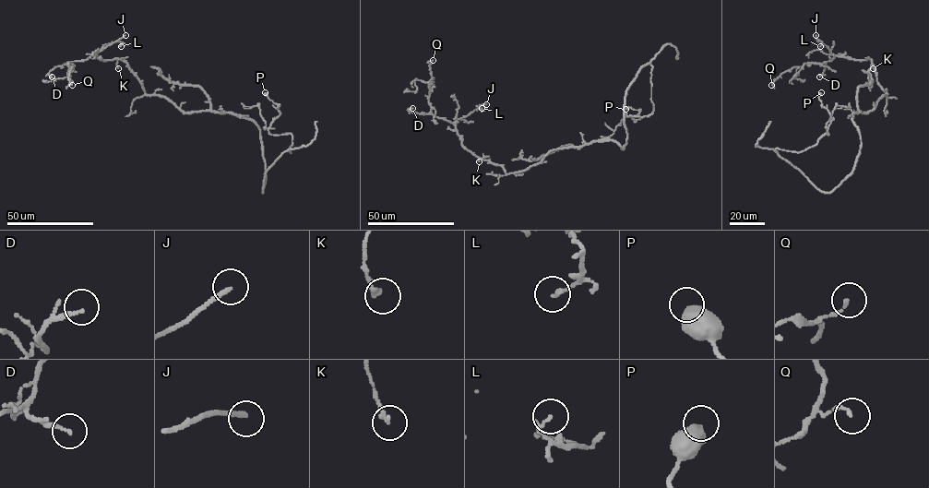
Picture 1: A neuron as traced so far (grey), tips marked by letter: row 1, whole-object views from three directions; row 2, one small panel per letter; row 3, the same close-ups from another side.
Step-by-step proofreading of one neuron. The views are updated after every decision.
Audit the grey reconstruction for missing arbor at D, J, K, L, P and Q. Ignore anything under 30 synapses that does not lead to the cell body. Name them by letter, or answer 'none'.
none

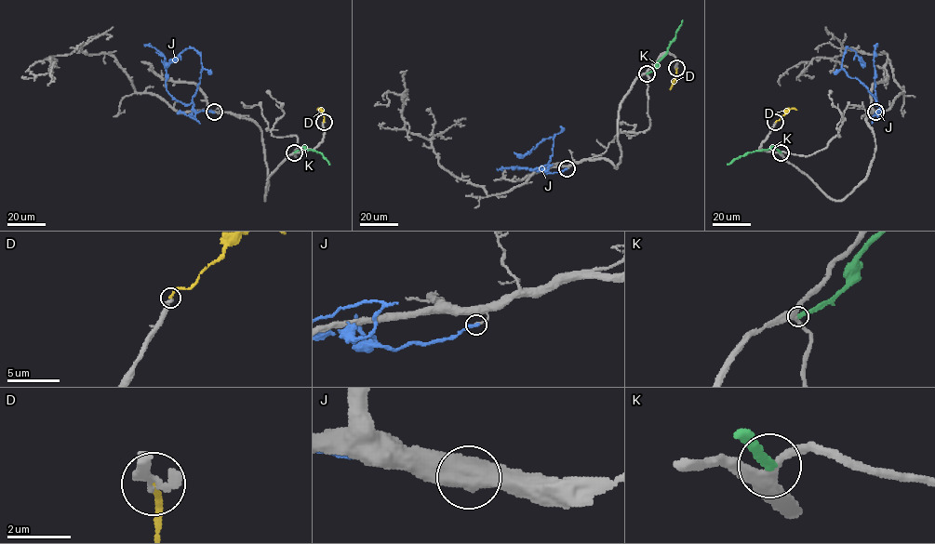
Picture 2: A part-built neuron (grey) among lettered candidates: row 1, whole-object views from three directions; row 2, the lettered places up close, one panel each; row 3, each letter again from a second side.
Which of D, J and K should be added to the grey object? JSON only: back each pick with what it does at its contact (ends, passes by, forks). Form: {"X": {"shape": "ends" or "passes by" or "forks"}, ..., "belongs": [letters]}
{"belongs": []}

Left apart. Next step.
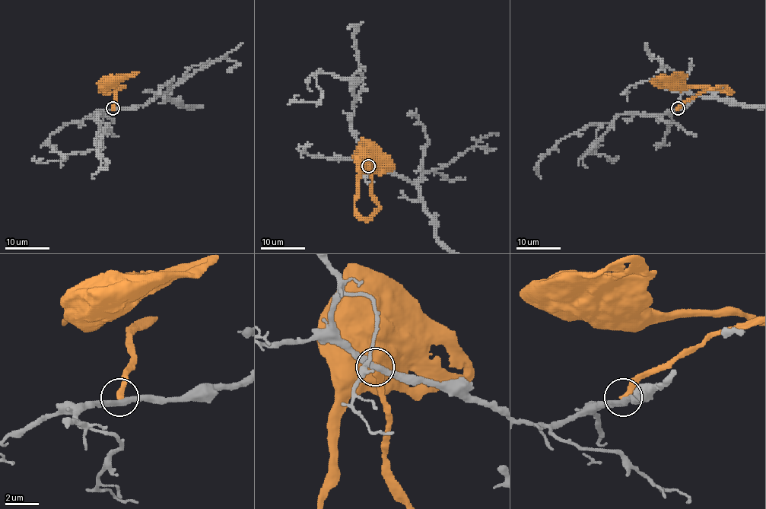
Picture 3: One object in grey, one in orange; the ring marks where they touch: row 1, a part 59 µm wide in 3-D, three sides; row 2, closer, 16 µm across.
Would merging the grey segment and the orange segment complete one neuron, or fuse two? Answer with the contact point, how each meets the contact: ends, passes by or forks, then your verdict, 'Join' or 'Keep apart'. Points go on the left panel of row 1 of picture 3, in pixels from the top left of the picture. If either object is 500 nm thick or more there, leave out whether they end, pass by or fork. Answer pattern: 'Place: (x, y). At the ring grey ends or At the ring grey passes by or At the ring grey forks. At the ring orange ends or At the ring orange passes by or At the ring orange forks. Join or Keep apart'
Place: (112, 108). At the ring grey passes by. At the ring orange ends. Keep apart

